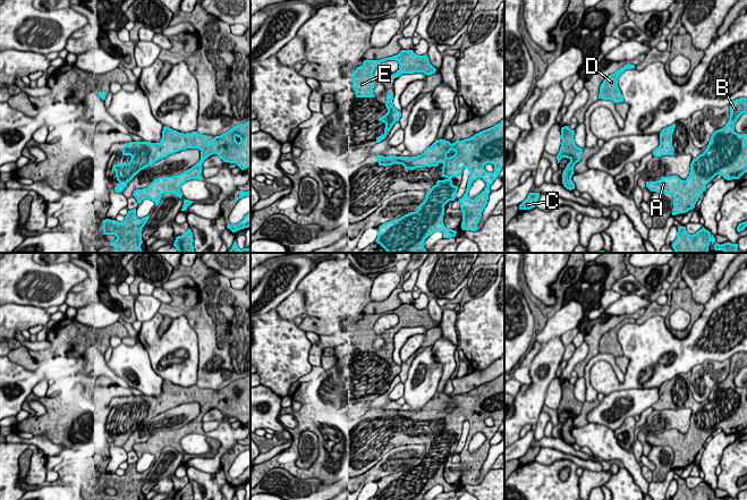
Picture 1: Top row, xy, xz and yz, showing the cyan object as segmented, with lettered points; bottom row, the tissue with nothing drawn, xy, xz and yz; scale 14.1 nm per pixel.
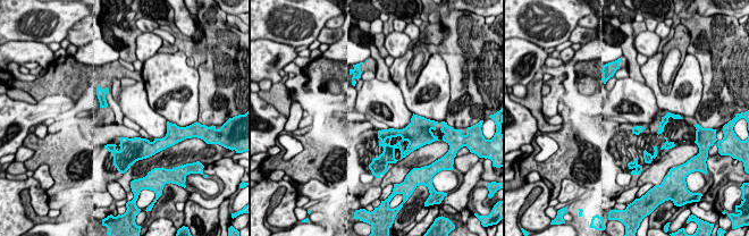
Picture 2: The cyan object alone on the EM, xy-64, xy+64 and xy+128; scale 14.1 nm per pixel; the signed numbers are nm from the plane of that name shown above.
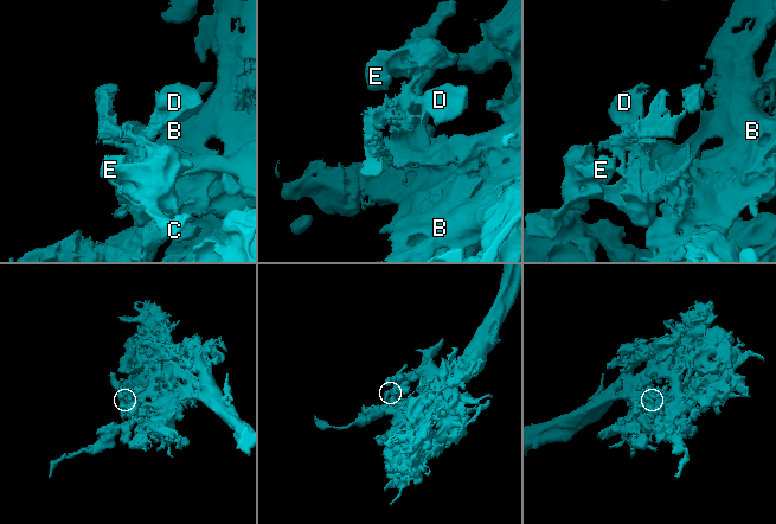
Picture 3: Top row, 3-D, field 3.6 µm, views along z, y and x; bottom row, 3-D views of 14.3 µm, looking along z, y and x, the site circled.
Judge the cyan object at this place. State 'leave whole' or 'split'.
leave whole

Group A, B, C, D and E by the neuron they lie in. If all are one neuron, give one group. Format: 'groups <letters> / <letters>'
groups A B C D E

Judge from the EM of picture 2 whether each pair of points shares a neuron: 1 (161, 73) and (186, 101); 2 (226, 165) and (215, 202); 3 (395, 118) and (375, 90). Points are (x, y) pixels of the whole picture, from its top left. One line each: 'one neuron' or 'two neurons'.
1: one neuron
2: one neuron
3: one neuron

